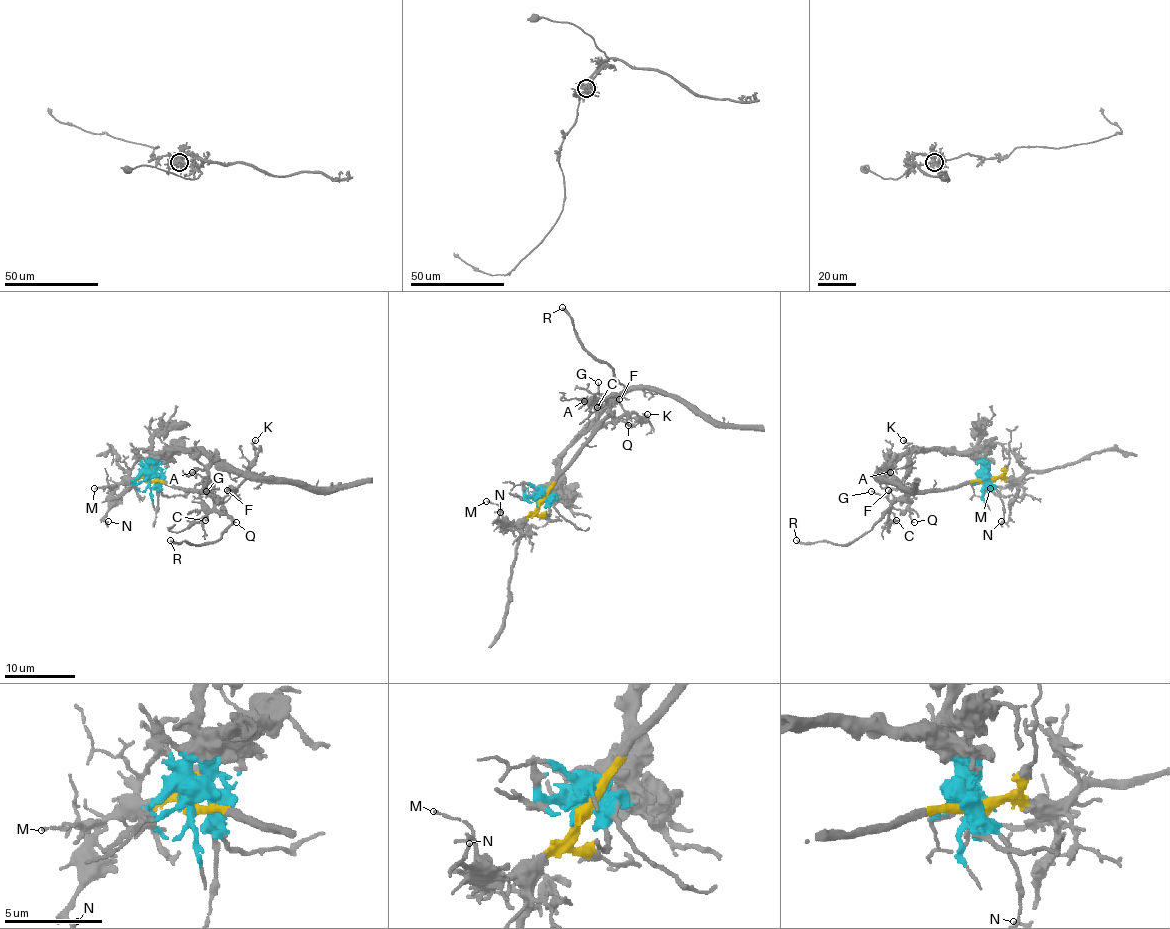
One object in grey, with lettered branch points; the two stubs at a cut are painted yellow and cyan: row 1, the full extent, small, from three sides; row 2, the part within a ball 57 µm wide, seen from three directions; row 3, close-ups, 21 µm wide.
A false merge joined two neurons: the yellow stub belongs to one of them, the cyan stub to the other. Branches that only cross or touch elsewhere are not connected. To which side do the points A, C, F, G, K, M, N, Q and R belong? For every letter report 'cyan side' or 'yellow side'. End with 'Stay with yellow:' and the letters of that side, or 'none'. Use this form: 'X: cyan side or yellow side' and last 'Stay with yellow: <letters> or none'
A: yellow side
C: yellow side
F: yellow side
G: yellow side
K: yellow side
M: yellow side
N: yellow side
Q: yellow side
R: yellow side
Stay with yellow: A, C, F, G, K, M, N, Q, R

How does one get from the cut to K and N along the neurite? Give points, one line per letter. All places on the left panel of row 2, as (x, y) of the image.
K: (149, 480), (209, 491), (218, 498), (227, 496), (244, 478), (255, 457), (255, 439)
N: (149, 480), (126, 478), (119, 485), (105, 521), (108, 521)

